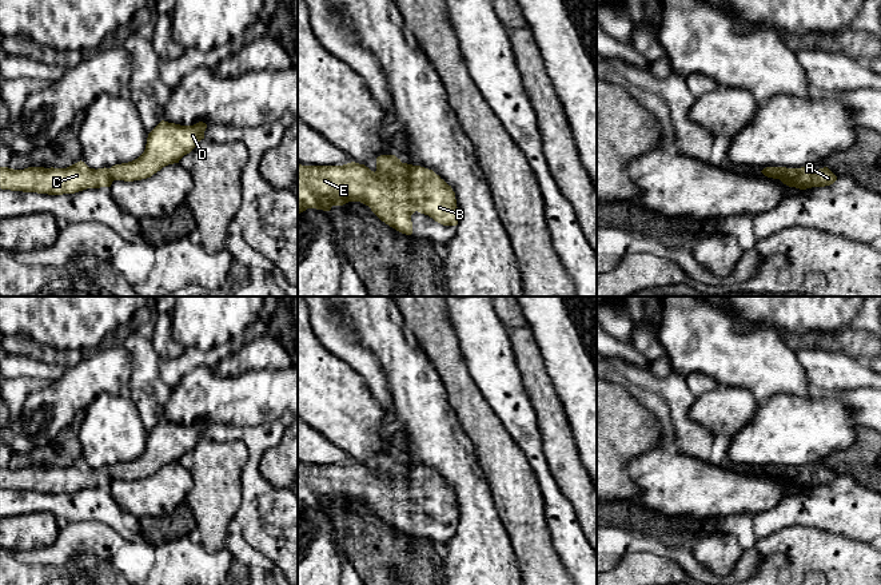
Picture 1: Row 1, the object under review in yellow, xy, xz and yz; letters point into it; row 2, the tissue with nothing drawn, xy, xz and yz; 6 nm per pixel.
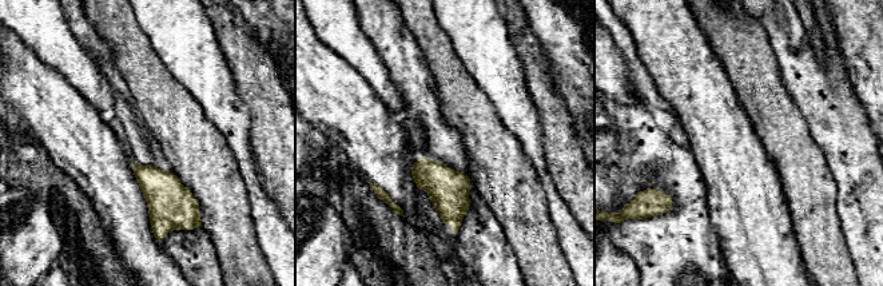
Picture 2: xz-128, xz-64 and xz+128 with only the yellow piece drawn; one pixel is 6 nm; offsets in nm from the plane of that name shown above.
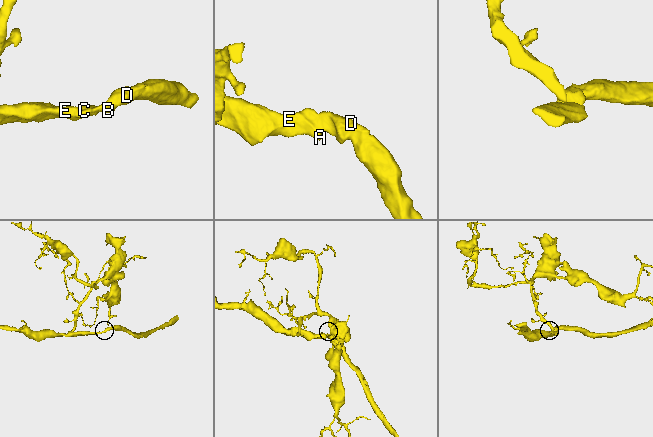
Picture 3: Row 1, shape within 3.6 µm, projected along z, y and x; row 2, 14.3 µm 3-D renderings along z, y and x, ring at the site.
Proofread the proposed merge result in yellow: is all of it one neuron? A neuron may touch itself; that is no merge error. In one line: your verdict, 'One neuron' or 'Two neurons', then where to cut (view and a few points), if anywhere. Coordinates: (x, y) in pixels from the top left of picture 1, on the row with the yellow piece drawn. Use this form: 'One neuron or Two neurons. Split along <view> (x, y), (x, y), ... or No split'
One neuron. No split

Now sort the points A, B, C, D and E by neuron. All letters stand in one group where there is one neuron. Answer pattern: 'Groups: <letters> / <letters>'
Groups: A B C D E

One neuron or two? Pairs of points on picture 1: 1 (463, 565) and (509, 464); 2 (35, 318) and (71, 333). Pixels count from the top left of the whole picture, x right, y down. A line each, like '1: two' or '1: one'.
1: two
2: one

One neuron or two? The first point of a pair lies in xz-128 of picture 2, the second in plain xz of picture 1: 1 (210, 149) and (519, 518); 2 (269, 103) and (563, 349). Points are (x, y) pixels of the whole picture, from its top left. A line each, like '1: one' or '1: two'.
1: one
2: two

